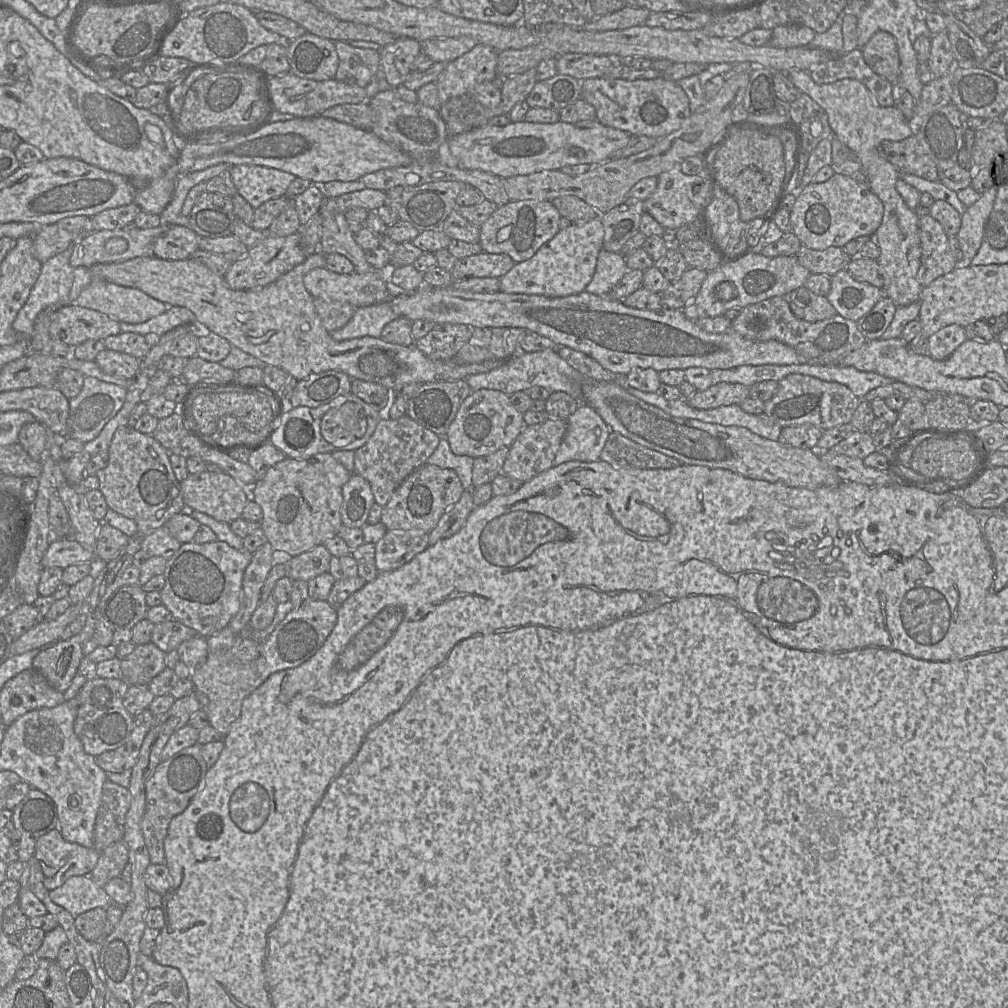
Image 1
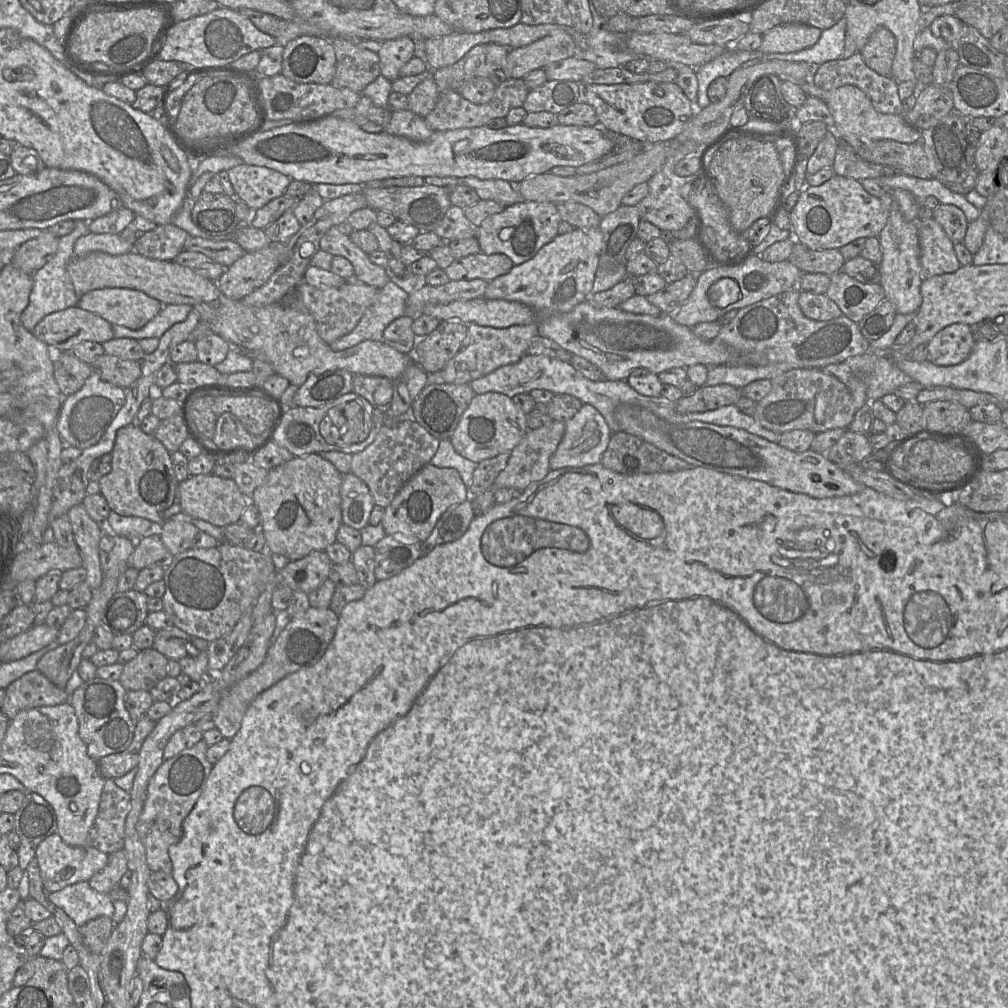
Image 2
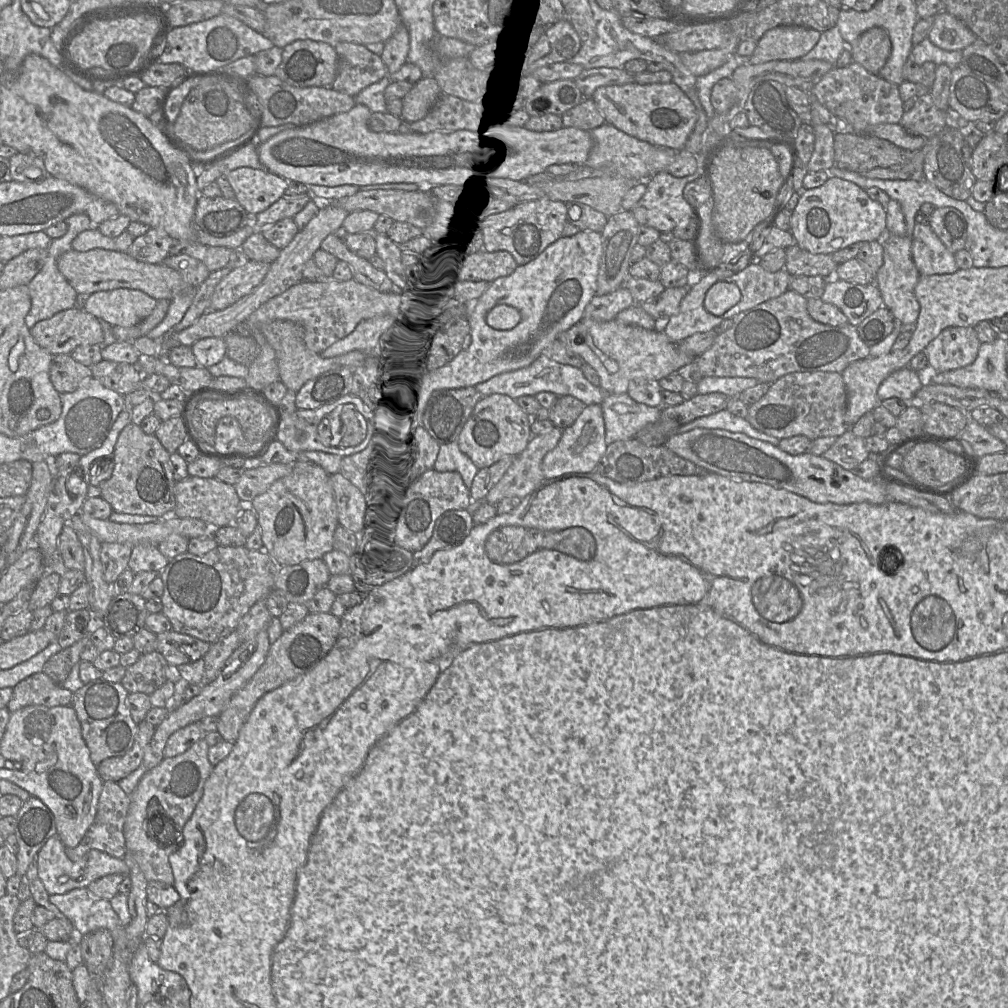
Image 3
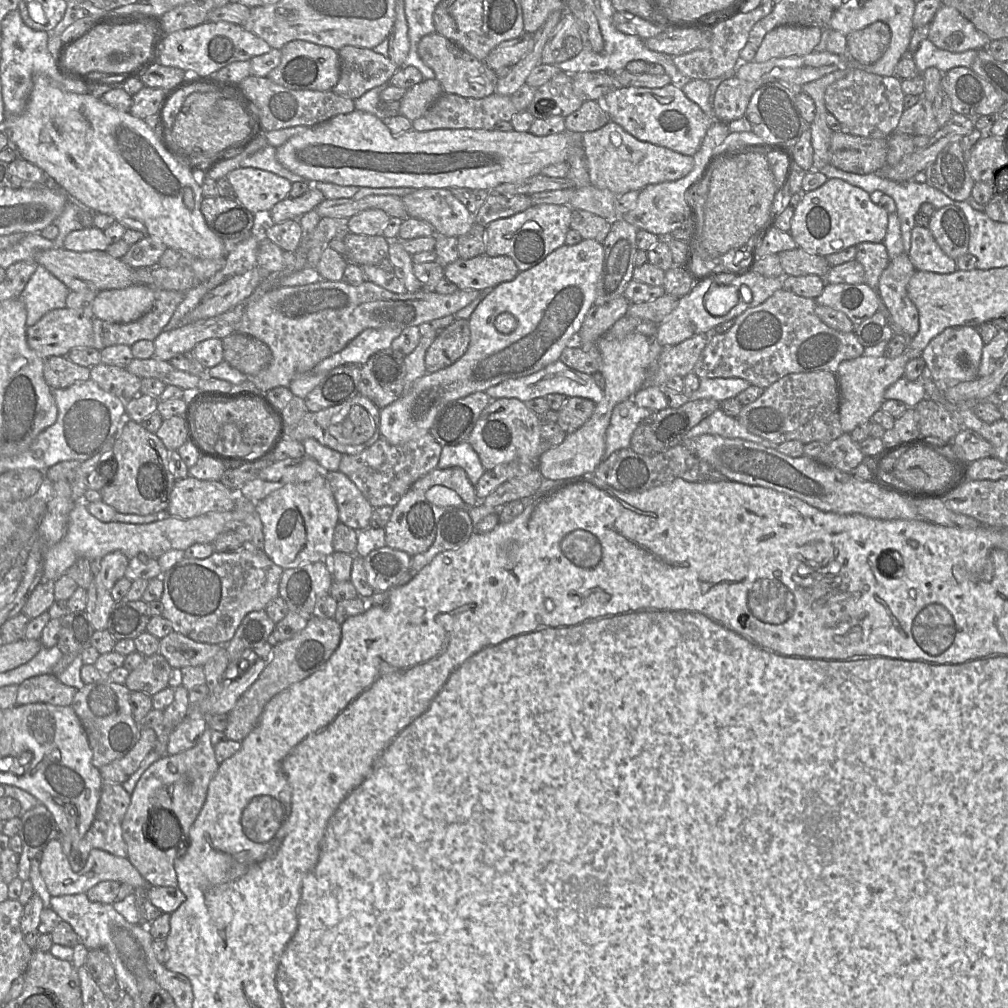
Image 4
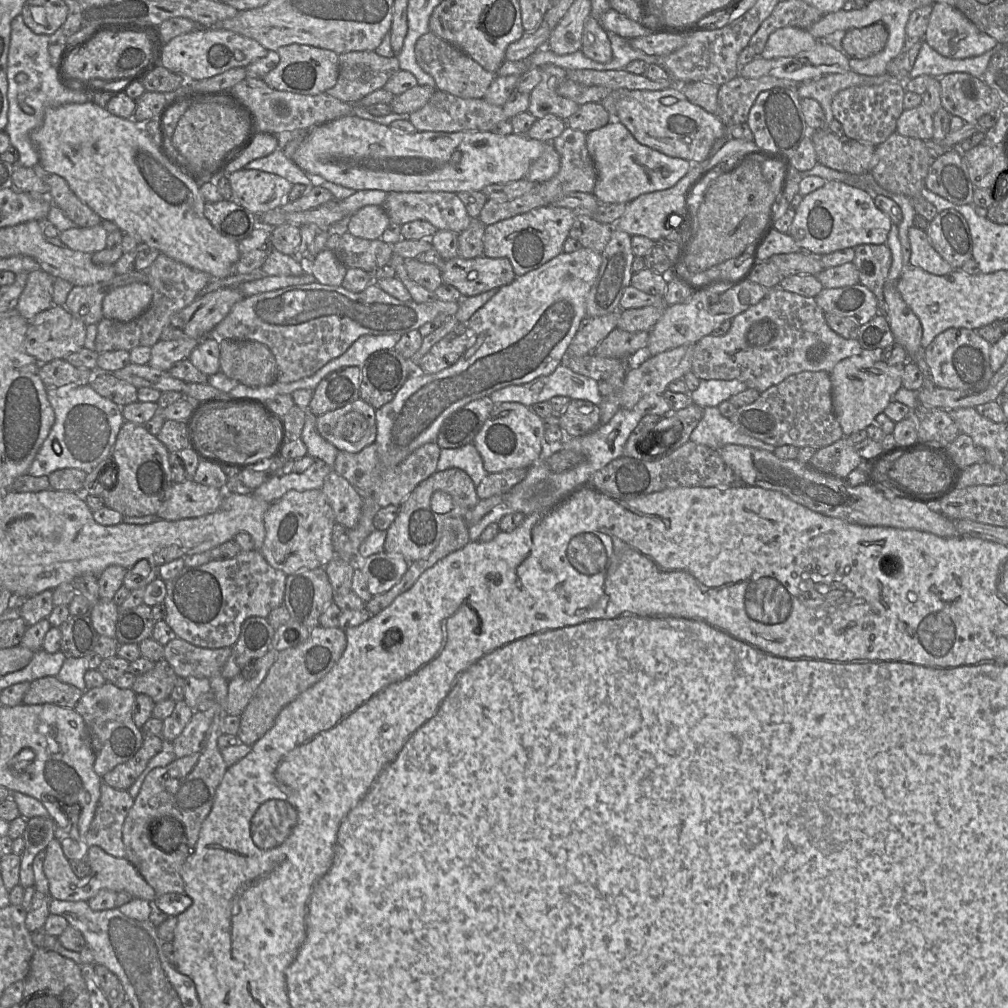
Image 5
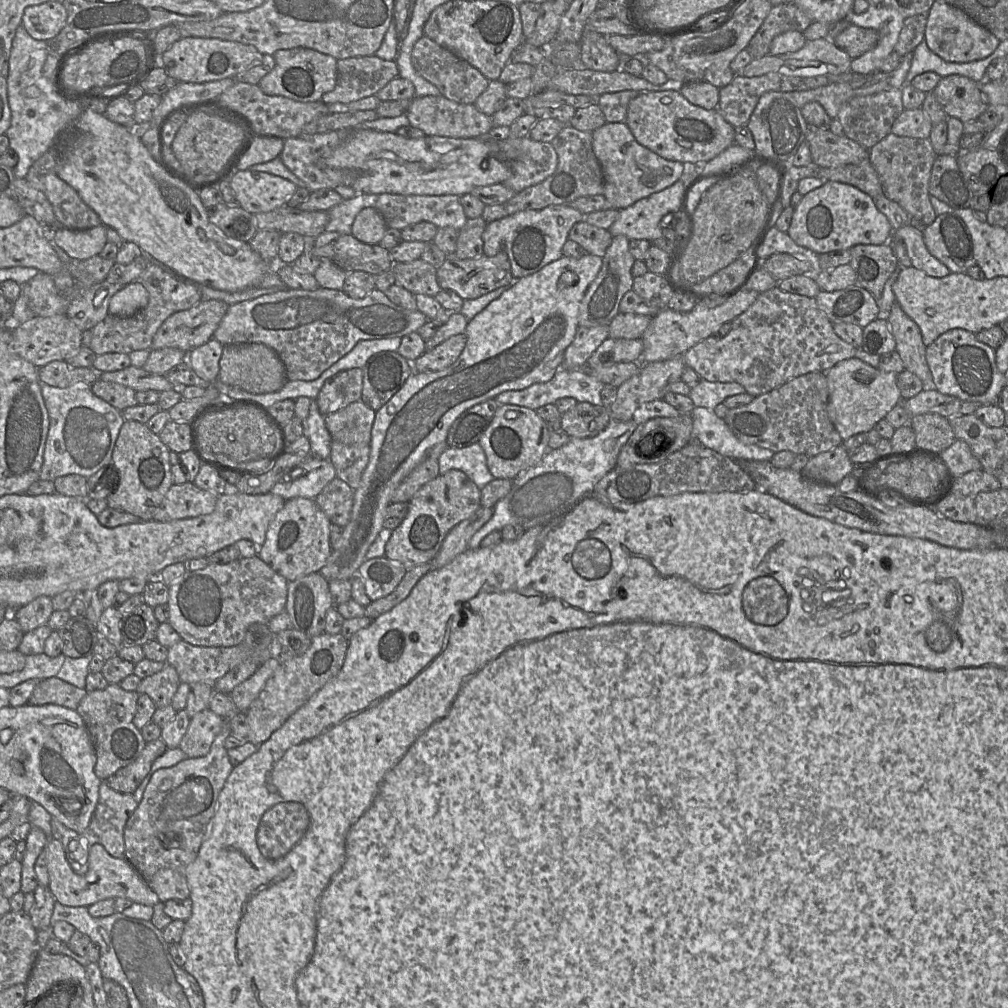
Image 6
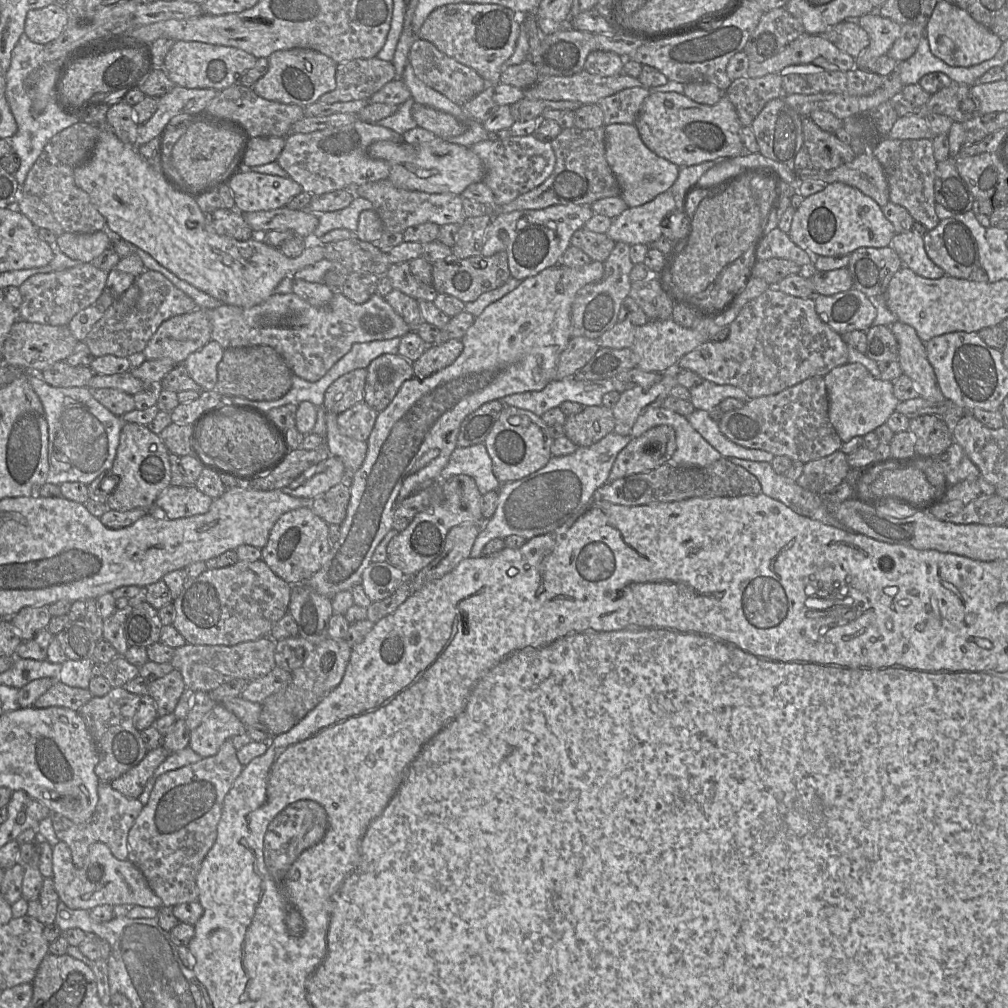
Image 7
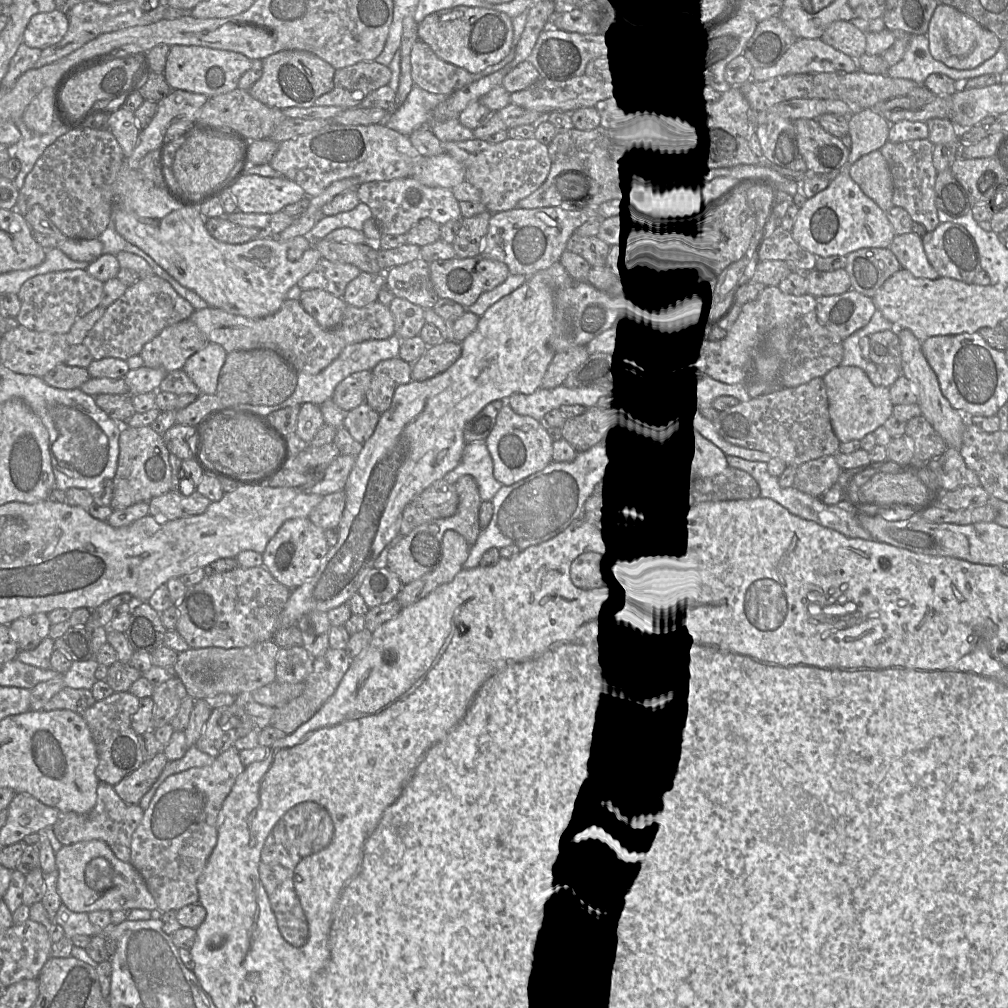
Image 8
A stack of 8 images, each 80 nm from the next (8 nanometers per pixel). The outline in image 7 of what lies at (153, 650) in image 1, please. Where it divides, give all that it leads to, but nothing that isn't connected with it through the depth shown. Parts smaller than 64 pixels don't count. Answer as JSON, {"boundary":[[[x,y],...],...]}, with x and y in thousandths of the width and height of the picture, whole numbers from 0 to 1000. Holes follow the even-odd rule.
{"boundary":[[[175,664],[161,673],[150,676],[147,680],[147,688],[151,690],[155,697],[156,710],[173,707],[184,684],[181,670]]]}

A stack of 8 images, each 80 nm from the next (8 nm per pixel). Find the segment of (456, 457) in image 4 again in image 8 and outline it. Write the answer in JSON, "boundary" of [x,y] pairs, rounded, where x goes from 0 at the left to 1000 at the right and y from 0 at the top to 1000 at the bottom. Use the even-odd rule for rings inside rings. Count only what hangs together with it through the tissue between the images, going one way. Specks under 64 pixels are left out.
{"boundary":[[[481,438],[462,440],[456,459],[439,476],[451,480],[461,471],[472,476],[478,497],[488,497],[498,483],[490,473],[489,456]]]}

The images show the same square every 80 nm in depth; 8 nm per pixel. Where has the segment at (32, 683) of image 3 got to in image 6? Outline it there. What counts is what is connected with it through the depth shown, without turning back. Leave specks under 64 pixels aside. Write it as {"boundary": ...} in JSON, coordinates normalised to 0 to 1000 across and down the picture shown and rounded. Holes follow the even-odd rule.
{"boundary":[[[54,671],[37,678],[28,698],[35,700],[54,698],[75,704],[85,688],[84,683],[77,683]]]}

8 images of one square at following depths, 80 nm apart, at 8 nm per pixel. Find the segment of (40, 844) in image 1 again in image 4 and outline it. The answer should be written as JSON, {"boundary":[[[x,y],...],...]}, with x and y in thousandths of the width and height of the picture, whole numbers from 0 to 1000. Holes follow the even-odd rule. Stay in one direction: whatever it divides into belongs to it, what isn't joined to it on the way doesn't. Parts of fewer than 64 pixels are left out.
{"boundary":[[[58,832],[51,833],[41,846],[40,866],[52,890],[85,886],[98,875],[105,873],[117,874],[120,877],[126,876],[134,882],[145,883],[148,879],[127,851],[113,849],[100,842],[93,841],[89,844],[84,859],[78,865],[70,862]]]}

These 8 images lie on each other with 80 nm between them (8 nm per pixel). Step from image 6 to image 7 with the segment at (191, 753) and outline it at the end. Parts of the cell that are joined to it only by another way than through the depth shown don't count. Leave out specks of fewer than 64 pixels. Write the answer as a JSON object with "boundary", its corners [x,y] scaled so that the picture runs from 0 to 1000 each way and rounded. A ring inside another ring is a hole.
{"boundary":[[[214,698],[199,718],[188,725],[187,740],[201,752],[212,750],[224,734],[241,727],[243,718],[220,698]]]}

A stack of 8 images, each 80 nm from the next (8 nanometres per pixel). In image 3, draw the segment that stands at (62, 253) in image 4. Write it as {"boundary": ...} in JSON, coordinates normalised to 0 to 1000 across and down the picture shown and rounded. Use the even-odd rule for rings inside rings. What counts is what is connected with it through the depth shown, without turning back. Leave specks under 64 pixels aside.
{"boundary":[[[92,247],[86,250],[68,248],[57,258],[57,266],[78,293],[118,286],[139,288],[154,298],[170,298],[187,283],[173,267],[162,262],[147,262],[134,258],[125,250]]]}

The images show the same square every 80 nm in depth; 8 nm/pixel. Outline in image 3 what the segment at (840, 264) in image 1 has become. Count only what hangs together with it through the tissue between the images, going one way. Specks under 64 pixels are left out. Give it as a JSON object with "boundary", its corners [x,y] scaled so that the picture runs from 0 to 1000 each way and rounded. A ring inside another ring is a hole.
{"boundary":[[[791,243],[779,247],[780,260],[778,267],[785,274],[827,275],[830,262],[823,252],[806,252]]]}

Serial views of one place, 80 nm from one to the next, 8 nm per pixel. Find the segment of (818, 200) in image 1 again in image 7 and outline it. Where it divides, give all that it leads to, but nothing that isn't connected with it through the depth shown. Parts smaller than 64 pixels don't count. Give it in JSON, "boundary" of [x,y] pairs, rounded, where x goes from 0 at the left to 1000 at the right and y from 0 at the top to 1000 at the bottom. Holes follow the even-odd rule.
{"boundary":[[[835,181],[821,182],[815,189],[800,195],[790,207],[782,230],[784,237],[805,254],[805,265],[801,268],[808,268],[807,257],[811,254],[843,253],[853,245],[879,245],[883,243],[888,232],[886,222],[878,215],[874,205],[867,197],[858,193],[851,187]]]}

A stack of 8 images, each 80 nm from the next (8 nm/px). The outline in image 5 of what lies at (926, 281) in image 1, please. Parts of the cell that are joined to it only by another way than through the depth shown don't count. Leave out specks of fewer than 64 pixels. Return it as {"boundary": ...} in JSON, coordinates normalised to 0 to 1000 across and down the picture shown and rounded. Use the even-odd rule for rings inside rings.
{"boundary":[[[908,224],[901,228],[904,243],[902,263],[913,265],[927,273],[938,273],[944,270],[945,265],[926,245],[919,229]]]}

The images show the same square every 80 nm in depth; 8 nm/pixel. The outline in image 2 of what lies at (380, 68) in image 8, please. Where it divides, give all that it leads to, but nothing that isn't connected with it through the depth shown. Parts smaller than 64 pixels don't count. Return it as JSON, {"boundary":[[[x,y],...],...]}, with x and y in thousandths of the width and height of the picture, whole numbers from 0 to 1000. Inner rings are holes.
{"boundary":[[[345,38],[325,39],[333,55],[333,71],[328,83],[358,92],[363,85],[377,75],[377,61],[374,53],[358,47]]]}

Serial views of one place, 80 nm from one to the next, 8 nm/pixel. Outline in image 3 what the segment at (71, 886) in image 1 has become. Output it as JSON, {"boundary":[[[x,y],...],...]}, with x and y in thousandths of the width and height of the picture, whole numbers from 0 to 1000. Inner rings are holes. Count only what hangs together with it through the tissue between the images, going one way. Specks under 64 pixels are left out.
{"boundary":[[[75,881],[64,887],[49,888],[55,898],[71,916],[75,929],[82,929],[96,922],[107,923],[112,932],[123,923],[110,896],[92,888],[85,881]]]}

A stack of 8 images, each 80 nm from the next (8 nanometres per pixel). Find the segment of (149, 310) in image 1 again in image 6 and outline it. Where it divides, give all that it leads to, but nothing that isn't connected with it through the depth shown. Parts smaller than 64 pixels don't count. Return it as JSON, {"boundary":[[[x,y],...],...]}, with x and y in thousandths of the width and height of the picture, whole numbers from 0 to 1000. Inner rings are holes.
{"boundary":[[[132,279],[116,289],[109,297],[107,310],[127,314],[142,307],[148,298],[147,289],[137,279]]]}

